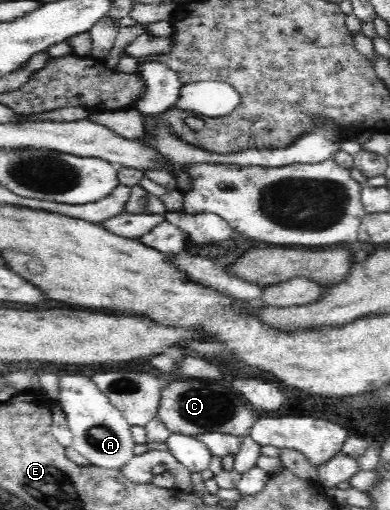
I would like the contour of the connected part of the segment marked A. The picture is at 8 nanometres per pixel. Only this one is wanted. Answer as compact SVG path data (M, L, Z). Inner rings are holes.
M82 375L60 376L58 404L68 420L68 428L73 434L74 447L78 453L86 457L90 466L120 470L134 457L134 447L137 445L131 435L131 424L121 415L108 396L98 390L91 377Z

